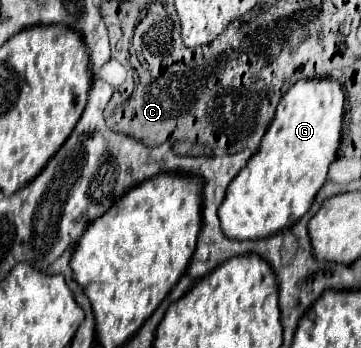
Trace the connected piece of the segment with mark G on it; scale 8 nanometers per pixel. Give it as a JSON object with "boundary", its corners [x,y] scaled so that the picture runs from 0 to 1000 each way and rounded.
{"boundary":[[[917,224],[889,230],[828,230],[817,236],[795,270],[778,282],[767,305],[767,328],[734,379],[717,431],[695,448],[684,483],[673,483],[629,540],[629,563],[607,598],[612,661],[634,690],[717,690],[756,678],[789,655],[823,644],[850,603],[861,598],[867,569],[895,540],[906,517],[906,489],[917,466],[934,454],[945,420],[945,374],[950,374],[950,322],[956,322],[956,276],[945,241]]]}

